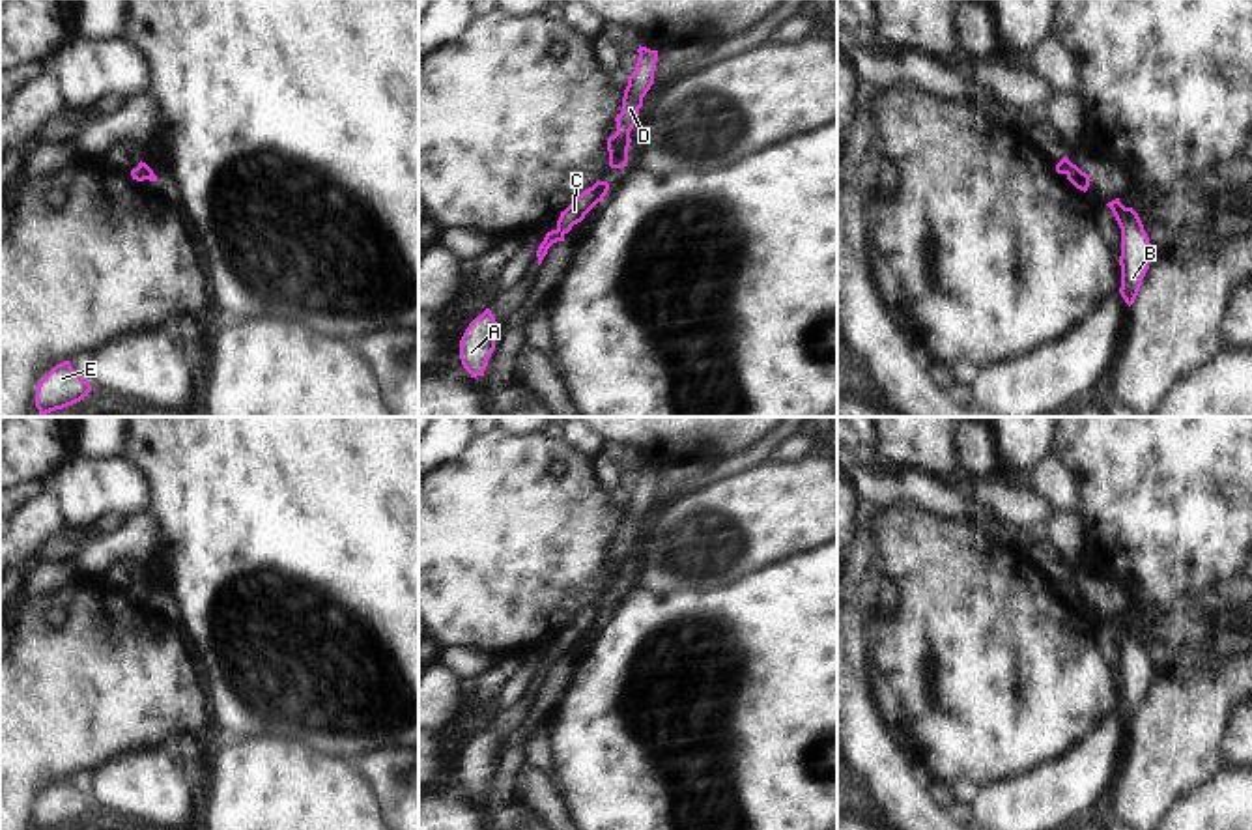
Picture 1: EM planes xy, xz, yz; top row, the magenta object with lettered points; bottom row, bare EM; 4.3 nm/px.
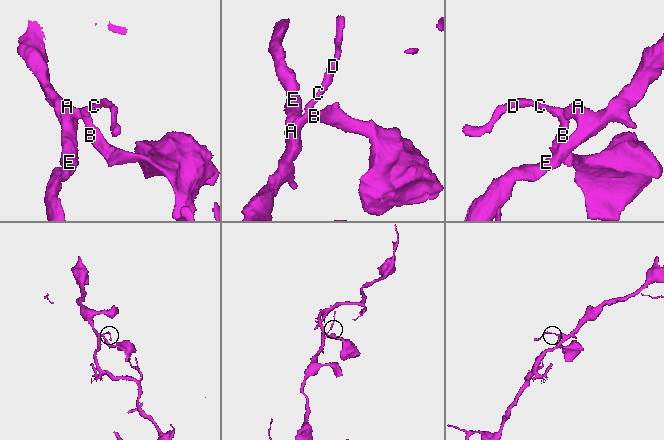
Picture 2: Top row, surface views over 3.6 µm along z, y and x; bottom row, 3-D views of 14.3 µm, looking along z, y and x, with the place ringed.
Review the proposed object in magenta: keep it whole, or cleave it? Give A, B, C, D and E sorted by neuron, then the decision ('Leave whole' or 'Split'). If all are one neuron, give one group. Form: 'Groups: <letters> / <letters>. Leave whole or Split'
Groups: A B C D E. Leave whole.

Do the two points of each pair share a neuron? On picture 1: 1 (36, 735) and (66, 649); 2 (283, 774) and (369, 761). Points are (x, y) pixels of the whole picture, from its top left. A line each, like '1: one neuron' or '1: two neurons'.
1: one neuron
2: two neurons

